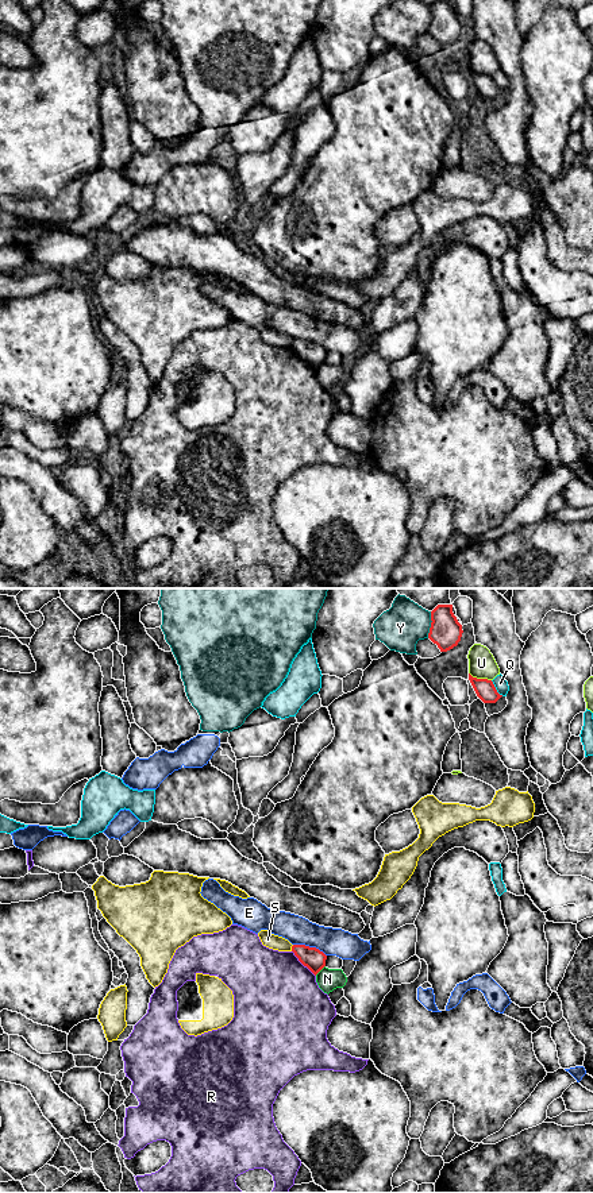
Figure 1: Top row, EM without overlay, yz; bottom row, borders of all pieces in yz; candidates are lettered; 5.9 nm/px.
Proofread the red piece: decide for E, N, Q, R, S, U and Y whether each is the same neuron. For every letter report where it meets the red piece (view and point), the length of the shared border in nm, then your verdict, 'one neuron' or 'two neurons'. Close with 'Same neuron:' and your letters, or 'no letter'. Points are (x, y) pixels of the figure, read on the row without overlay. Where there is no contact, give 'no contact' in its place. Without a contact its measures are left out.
E: meets red in yz at (308, 342); contact 220 nm long; two neurons
N: meets red in yz at (319, 366); contact 90 nm long; two neurons
Q: meets red in yz at (495, 84); contact 120 nm long; two neurons
R: meets red in yz at (303, 359); contact 220 nm long; two neurons
S: meets red in yz at (292, 343); contact 40 nm long; two neurons
U: meets red in yz at (480, 74); contact 140 nm long; two neurons
Y: meets red in yz at (431, 20); contact 160 nm long; two neurons
Same neuron: no letter

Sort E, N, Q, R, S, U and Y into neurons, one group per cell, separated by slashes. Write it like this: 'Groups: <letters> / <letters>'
Groups: E Y / N / Q / R / S / U

